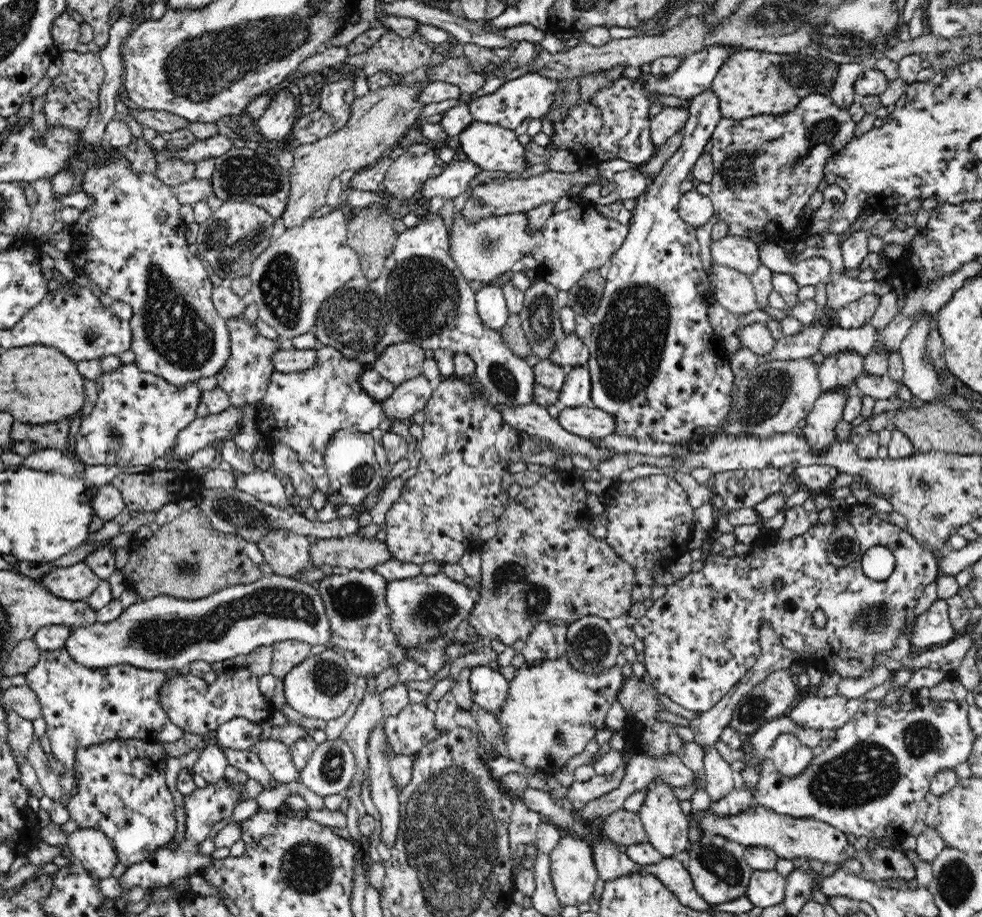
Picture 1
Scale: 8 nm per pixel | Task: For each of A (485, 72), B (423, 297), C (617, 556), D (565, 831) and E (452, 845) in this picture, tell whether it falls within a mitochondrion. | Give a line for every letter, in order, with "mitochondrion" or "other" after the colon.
A: other
B: mitochondrion
C: other
D: other
E: mitochondrion

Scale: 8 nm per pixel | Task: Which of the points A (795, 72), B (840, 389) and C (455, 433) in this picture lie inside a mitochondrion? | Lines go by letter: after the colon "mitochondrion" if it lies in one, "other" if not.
A: mitochondrion
B: other
C: other

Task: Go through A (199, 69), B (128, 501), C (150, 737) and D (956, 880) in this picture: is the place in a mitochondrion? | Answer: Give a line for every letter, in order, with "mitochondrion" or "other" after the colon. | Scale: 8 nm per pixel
A: mitochondrion
B: other
C: other
D: mitochondrion

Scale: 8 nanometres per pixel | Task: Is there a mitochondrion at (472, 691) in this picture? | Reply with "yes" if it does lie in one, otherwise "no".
no

